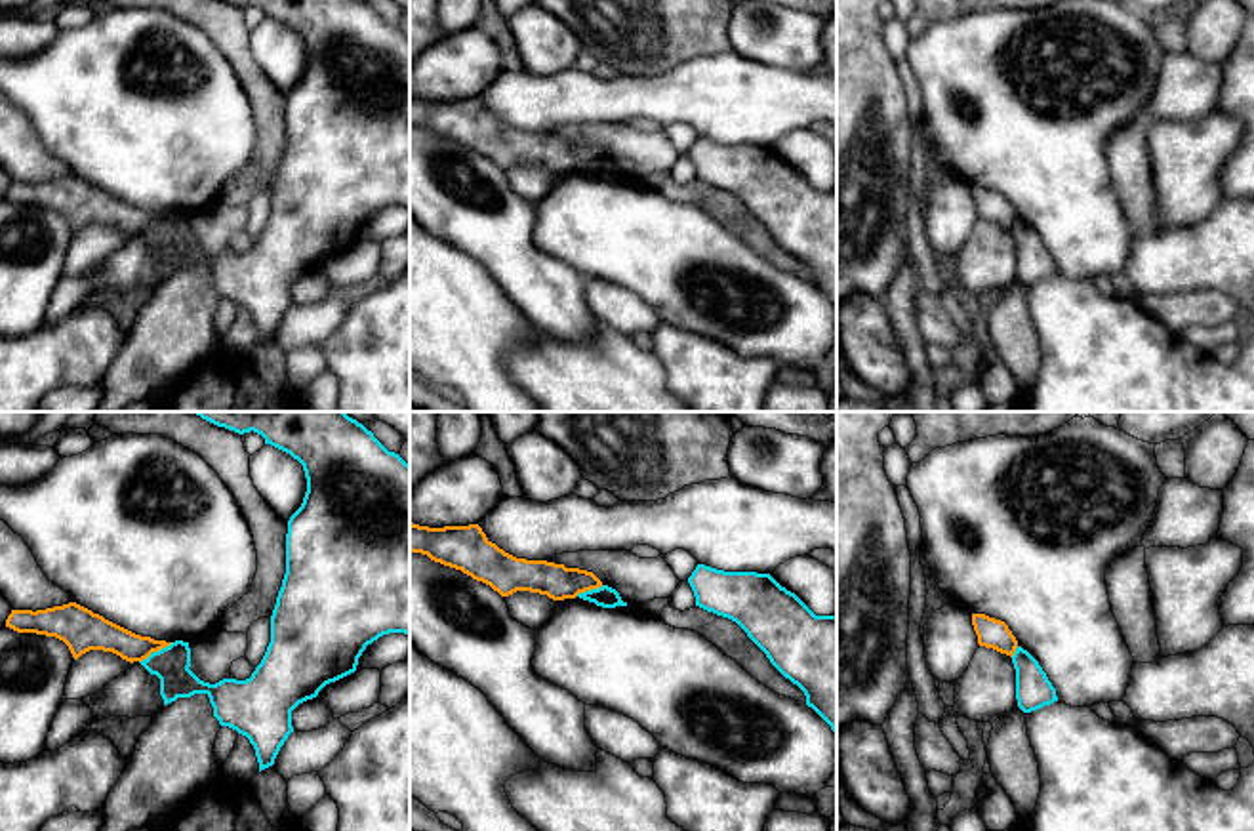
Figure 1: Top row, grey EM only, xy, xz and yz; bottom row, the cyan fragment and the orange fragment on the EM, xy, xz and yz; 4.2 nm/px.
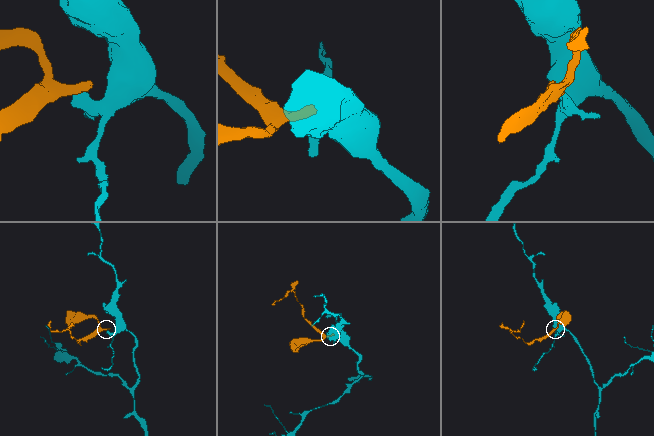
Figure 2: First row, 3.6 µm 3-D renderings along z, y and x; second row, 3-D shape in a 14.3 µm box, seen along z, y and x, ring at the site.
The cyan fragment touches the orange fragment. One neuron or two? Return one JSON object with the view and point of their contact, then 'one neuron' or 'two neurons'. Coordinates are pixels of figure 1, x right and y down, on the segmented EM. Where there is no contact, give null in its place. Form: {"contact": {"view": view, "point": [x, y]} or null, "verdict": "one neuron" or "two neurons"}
{"contact": {"view": "xy", "point": [155, 652]}, "verdict": "two neurons"}

